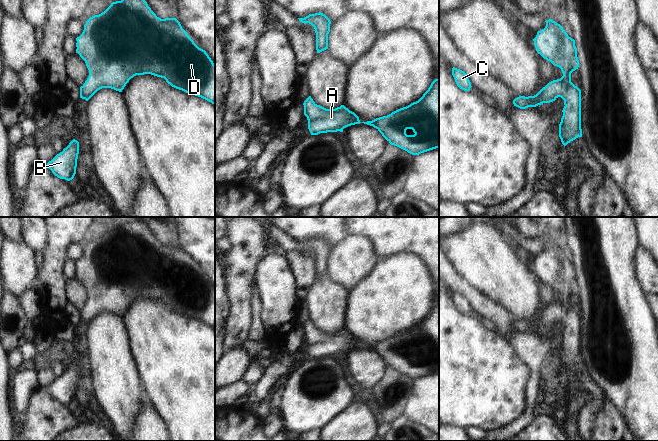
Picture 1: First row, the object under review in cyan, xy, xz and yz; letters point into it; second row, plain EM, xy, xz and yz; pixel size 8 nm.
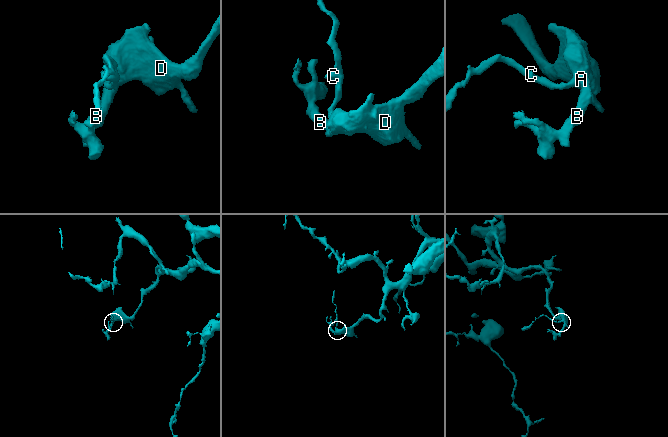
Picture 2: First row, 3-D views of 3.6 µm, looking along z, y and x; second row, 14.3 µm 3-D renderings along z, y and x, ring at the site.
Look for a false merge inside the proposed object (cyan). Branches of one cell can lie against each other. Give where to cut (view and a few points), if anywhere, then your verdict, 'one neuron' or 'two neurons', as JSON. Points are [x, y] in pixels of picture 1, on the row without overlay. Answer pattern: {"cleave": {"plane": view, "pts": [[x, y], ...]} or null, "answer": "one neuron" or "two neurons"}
{"cleave": null, "answer": "one neuron"}

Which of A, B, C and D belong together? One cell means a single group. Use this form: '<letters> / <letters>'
A B C D

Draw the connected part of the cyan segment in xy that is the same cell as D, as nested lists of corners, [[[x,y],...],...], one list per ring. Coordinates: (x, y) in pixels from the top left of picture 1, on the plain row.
[[[138,218],[112,226],[104,236],[90,241],[76,265],[76,277],[85,285],[89,294],[87,304],[80,311],[80,322],[86,325],[102,312],[122,316],[134,300],[151,298],[164,302],[176,313],[201,321],[215,329],[215,288],[209,279],[194,267],[176,242],[157,241],[144,222]]]

